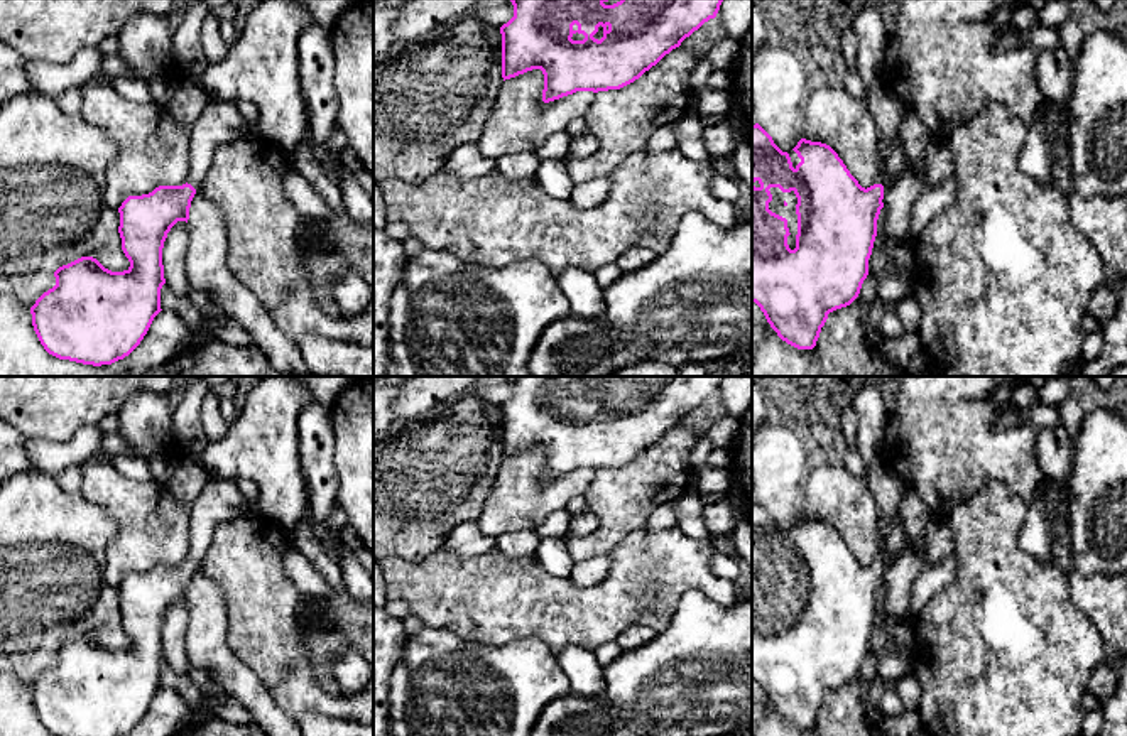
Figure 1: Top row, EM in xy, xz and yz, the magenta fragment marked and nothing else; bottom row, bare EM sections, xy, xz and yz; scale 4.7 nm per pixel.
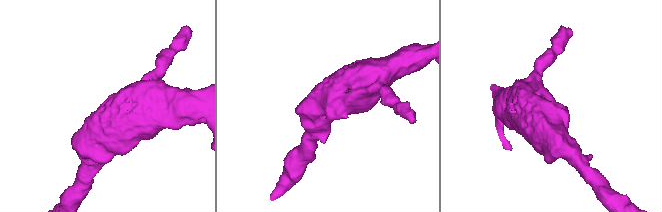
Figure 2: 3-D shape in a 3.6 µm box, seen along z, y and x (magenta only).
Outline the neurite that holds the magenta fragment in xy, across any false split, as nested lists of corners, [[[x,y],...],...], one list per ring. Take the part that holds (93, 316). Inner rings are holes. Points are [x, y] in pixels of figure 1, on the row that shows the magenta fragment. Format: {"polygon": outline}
{"polygon": [[[210,100],[189,130],[189,176],[182,186],[159,186],[149,194],[128,196],[122,206],[118,233],[122,250],[130,262],[123,272],[105,268],[93,257],[81,257],[54,272],[56,285],[30,307],[34,331],[44,349],[83,365],[112,365],[128,356],[147,334],[161,309],[161,289],[166,284],[162,248],[177,221],[189,219],[191,201],[201,187],[221,142],[255,137],[257,122],[247,120],[233,101]]]}

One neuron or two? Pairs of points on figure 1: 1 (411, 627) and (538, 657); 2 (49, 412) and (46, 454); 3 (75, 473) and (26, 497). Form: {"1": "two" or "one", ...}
{"1": "two", "2": "two", "3": "two"}

